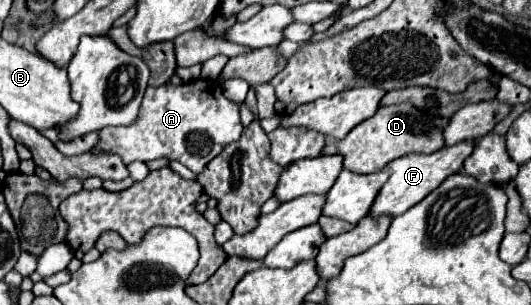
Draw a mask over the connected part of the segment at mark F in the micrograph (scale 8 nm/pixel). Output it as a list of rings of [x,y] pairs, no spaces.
[[[464,140],[464,142],[458,142],[454,146],[444,146],[432,154],[406,154],[402,158],[392,160],[386,166],[390,172],[390,178],[382,186],[370,214],[372,216],[380,216],[380,214],[398,216],[398,214],[406,212],[410,206],[418,204],[424,196],[428,196],[432,190],[436,190],[450,174],[456,174],[462,170],[462,164],[464,164],[466,156],[472,154],[474,144],[476,144],[476,140]]]

